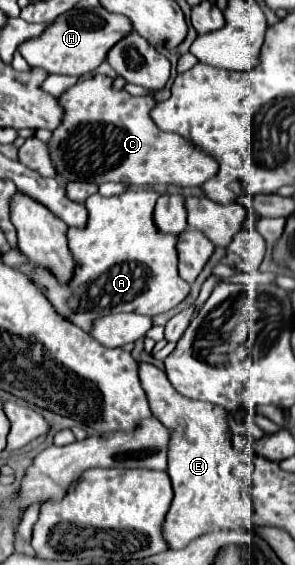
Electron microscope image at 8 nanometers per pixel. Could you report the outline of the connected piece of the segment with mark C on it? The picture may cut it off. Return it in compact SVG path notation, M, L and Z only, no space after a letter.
M95 73L89 79L79 79L73 87L69 87L61 97L59 105L63 109L63 119L57 129L51 131L51 139L47 143L47 151L57 171L57 179L61 183L71 181L87 181L101 185L105 181L129 183L129 185L177 185L177 187L199 187L207 179L217 173L217 161L199 149L191 147L183 137L173 133L163 133L151 119L151 111L155 107L155 99L151 95L133 97L127 91L113 89L113 79L107 75Z

